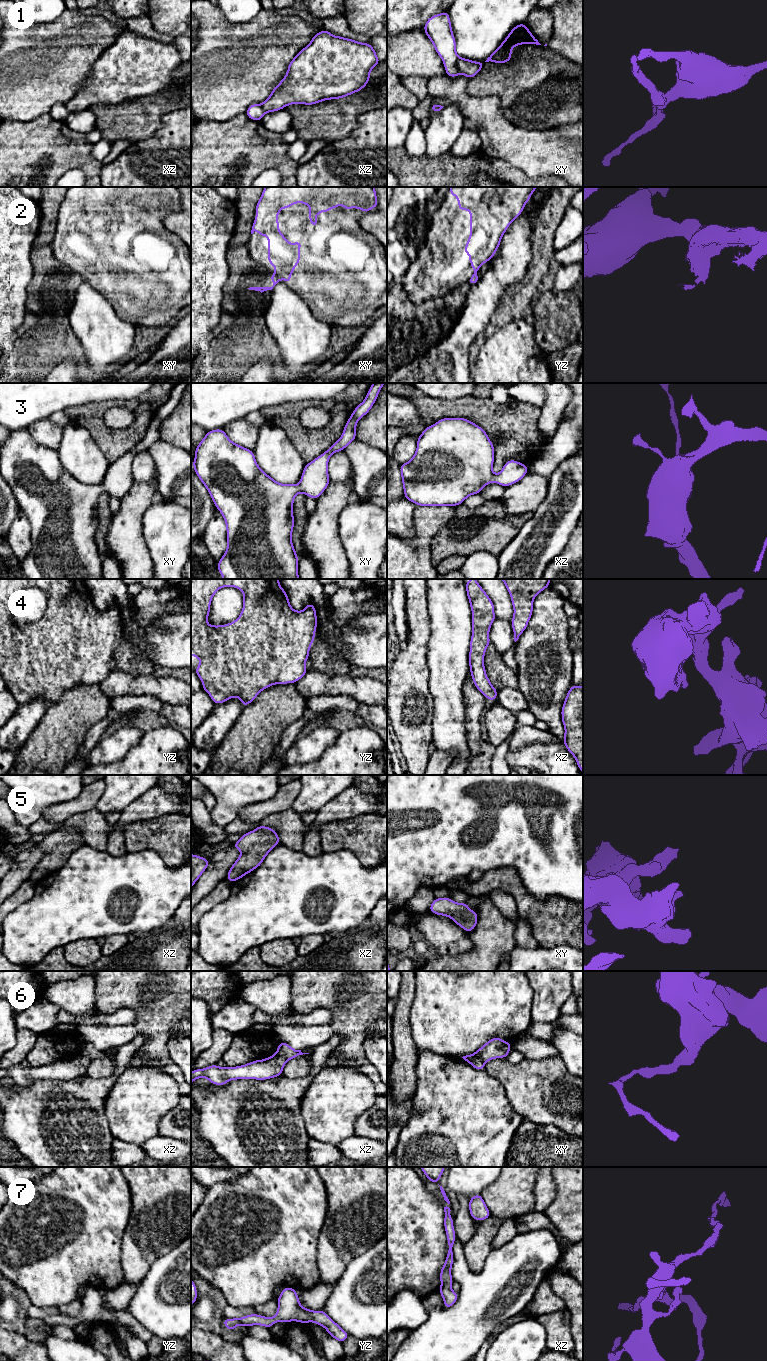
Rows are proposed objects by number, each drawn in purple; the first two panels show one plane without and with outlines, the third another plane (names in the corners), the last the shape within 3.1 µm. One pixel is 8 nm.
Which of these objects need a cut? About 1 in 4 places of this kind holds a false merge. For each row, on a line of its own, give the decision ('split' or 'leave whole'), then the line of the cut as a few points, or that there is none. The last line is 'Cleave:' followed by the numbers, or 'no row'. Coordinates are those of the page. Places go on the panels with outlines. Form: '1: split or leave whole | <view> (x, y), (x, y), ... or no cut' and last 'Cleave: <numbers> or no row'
1: split | xy (458, 57), (457, 68), (460, 72)
2: split | xy (274, 274), (279, 279)
3: leave whole | no cut
4: leave whole | no cut
5: leave whole | no cut
6: split | xz (275, 1054), (287, 1060)
7: leave whole | no cut
Cleave: 1, 2, 6

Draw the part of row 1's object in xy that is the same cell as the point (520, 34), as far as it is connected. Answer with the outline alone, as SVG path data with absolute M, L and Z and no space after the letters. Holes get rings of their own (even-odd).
M524 23L516 25L485 62L476 62L466 58L458 58L457 67L461 74L471 79L482 69L486 62L507 63L512 57L512 48L522 44L541 45Z

